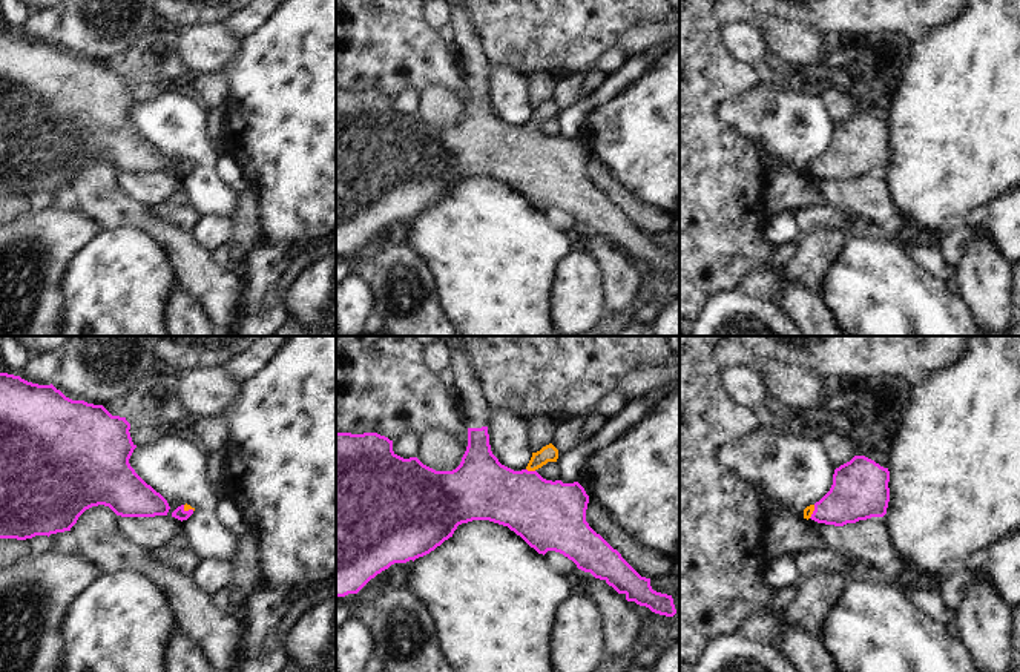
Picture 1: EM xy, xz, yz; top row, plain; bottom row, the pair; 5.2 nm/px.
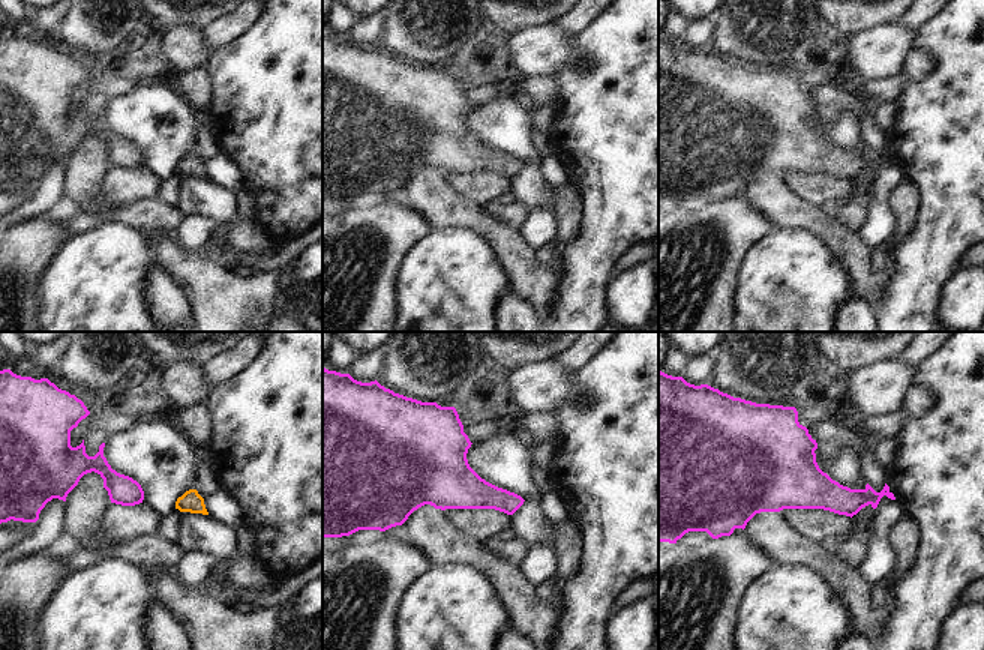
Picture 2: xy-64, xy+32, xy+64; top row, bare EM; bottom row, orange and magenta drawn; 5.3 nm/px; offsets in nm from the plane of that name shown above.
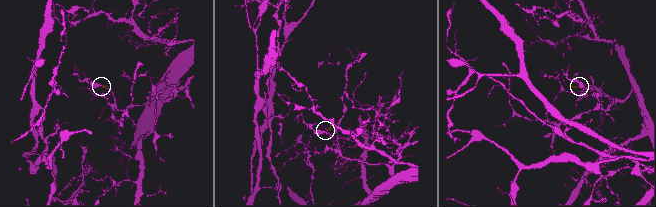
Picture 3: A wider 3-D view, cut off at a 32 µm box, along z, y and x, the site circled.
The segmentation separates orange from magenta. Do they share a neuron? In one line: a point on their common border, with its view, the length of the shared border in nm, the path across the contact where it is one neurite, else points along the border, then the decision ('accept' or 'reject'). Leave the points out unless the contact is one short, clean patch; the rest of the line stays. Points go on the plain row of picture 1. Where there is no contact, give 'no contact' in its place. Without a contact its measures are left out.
xz (531, 126) | 50 nm | across xz (549, 109), (531, 126), (531, 155), (546, 171) | accept

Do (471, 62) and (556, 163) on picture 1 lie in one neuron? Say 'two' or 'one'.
one

